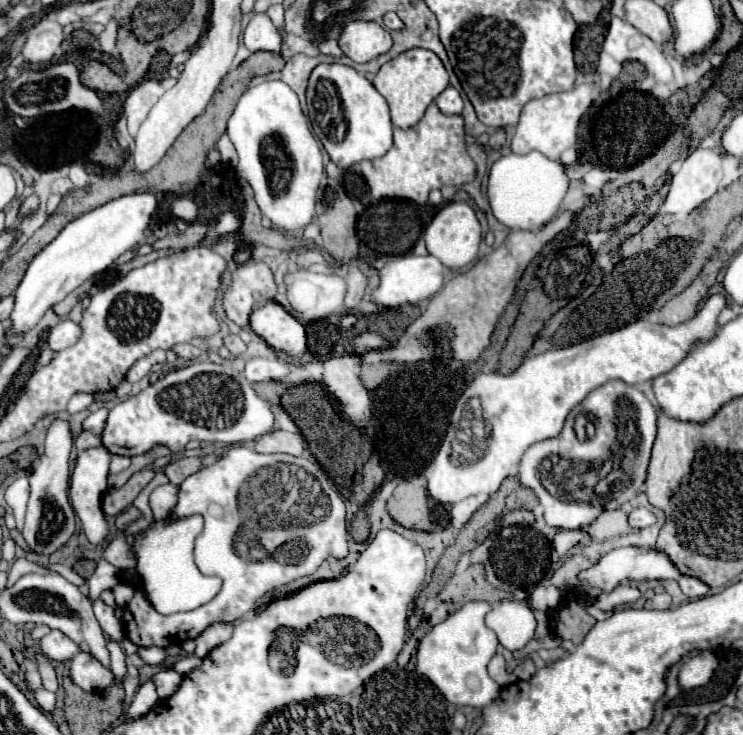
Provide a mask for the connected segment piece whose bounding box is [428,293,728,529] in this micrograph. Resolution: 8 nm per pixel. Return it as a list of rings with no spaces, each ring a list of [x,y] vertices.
[[[716,293],[708,297],[704,307],[692,319],[680,325],[668,327],[638,319],[622,329],[606,332],[578,345],[526,357],[510,375],[478,375],[468,389],[482,403],[484,421],[488,427],[488,447],[484,455],[470,465],[446,463],[444,467],[430,471],[428,493],[436,501],[451,505],[450,523],[460,529],[470,521],[476,509],[498,491],[504,479],[518,478],[522,455],[532,443],[556,437],[562,431],[568,411],[572,411],[572,407],[576,407],[576,403],[580,403],[588,391],[612,379],[624,379],[626,383],[642,385],[662,373],[672,371],[696,343],[710,341],[716,335],[718,317],[726,305],[726,297]]]

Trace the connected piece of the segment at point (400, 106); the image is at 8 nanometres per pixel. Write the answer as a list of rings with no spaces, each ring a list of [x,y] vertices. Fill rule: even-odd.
[[[416,47],[400,53],[398,57],[382,65],[378,75],[374,77],[374,87],[378,89],[378,93],[384,95],[390,105],[392,123],[400,129],[408,129],[422,119],[426,107],[448,87],[448,73],[434,51]]]

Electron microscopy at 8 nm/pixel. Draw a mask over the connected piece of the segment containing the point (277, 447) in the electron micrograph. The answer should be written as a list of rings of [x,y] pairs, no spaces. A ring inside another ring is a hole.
[[[272,431],[256,441],[258,453],[288,453],[288,455],[302,455],[306,449],[304,437],[300,433],[288,433],[288,431]]]

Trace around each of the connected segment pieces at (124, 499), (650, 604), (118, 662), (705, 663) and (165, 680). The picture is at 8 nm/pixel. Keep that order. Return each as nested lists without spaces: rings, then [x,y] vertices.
[[[142,469],[138,473],[134,473],[126,485],[118,487],[118,489],[108,489],[104,499],[102,499],[102,509],[106,515],[116,517],[120,511],[124,511],[128,505],[132,505],[132,501],[136,499],[136,495],[144,489],[144,485],[150,483],[152,479],[152,471]]]
[[[656,593],[646,599],[644,609],[668,609],[670,607],[670,595],[668,593]]]
[[[108,639],[108,651],[110,651],[110,669],[113,672],[116,680],[121,680],[127,673],[127,666],[125,663],[126,655],[122,653],[122,647],[118,641]]]
[[[704,651],[692,659],[688,659],[686,663],[682,663],[680,673],[678,673],[678,683],[682,689],[694,689],[694,687],[702,687],[710,681],[714,669],[718,665],[718,659]]]
[[[162,669],[160,673],[156,673],[156,675],[152,677],[152,681],[154,681],[156,687],[158,687],[158,697],[160,697],[160,699],[168,699],[168,697],[172,697],[172,695],[176,693],[176,689],[180,687],[182,675],[178,675],[178,673],[172,671],[172,669]]]

